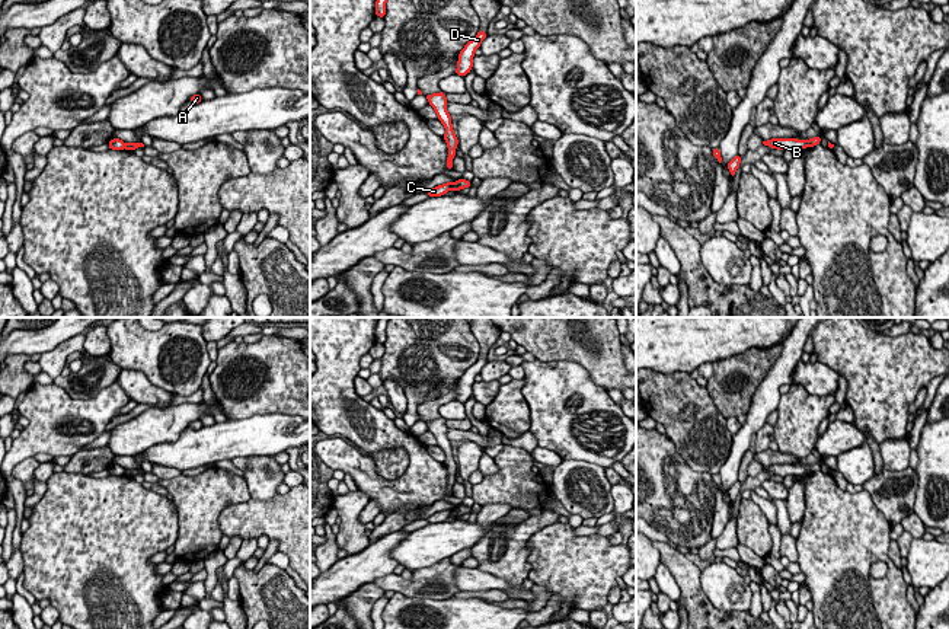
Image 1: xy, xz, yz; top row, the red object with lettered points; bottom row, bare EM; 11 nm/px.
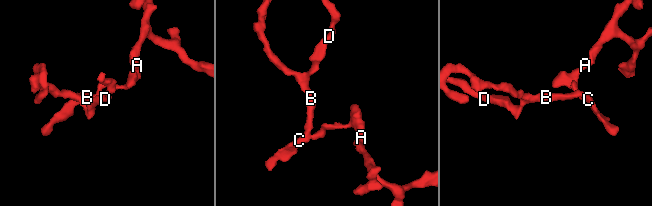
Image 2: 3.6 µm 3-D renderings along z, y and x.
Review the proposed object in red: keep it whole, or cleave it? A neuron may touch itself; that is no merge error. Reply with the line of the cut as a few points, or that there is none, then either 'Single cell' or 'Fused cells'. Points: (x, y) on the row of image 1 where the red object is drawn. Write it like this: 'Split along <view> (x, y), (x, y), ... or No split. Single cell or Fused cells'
Split along xz (453, 184), (450, 188). Fused cells

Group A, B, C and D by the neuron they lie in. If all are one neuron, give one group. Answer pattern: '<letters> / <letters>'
A / B C D

